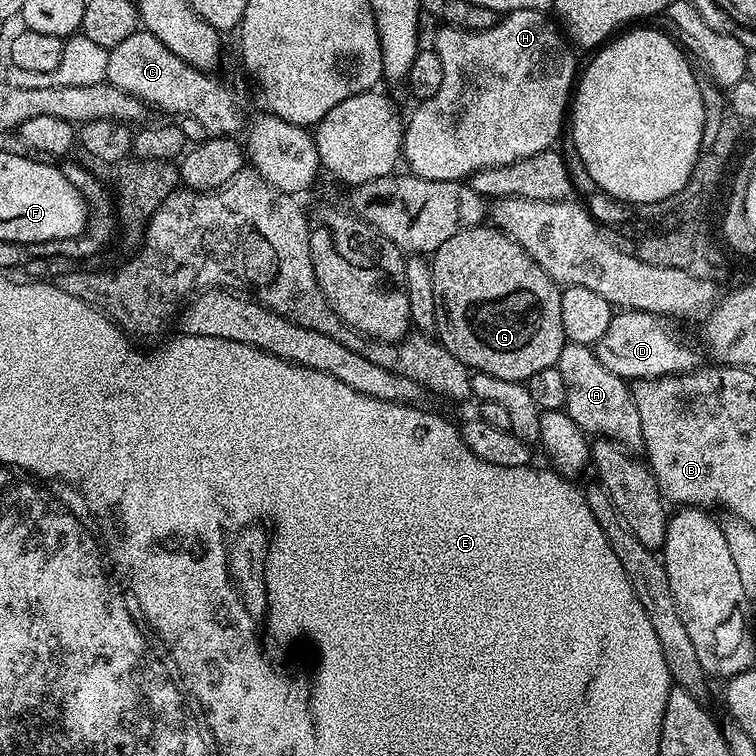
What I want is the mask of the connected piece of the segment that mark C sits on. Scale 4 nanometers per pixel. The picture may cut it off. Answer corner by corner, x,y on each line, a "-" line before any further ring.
143,30
130,34
126,42
118,42
108,54
107,83
134,94
145,105
152,107
153,104
164,112
177,112
180,118
198,118
213,136
232,136
240,127
240,131
245,127
246,119
240,113
235,94
218,77
182,62
182,58
162,46
154,34

